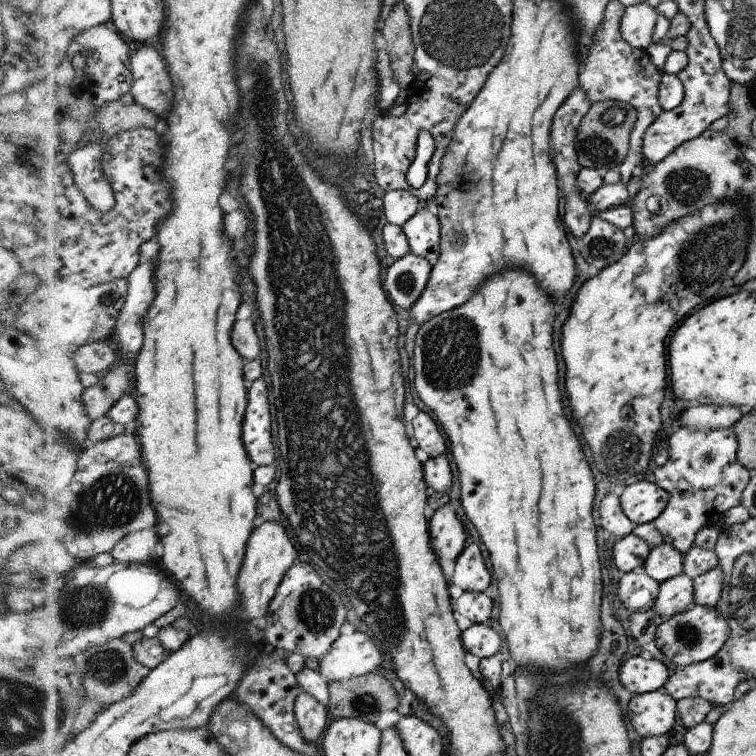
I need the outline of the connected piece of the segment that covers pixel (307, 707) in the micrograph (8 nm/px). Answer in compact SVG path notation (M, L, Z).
M302 690L295 700L295 717L301 735L309 743L316 744L328 722L326 708L321 701Z

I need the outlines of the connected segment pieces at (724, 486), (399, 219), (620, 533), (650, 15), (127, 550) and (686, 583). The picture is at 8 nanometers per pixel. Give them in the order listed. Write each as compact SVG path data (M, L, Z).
M680 426L678 432L668 440L668 461L653 468L654 482L669 492L669 504L656 520L651 523L659 530L664 543L671 544L683 556L694 546L694 536L704 526L709 526L712 514L724 514L728 509L741 504L741 496L752 478L752 472L737 459L737 435L730 429L705 430L687 429Z
M391 190L384 195L384 212L388 223L402 226L417 214L420 202L414 193L405 190Z
M617 495L606 496L598 506L600 526L611 532L613 539L621 539L633 532L635 524L624 514Z
M648 3L626 8L621 20L621 35L628 44L637 49L647 49L653 42L653 32L658 20L657 10Z
M150 528L125 536L112 553L121 563L147 563L156 560L158 544L158 532L156 528Z
M682 572L660 585L653 609L665 619L680 614L694 604L694 592L693 580Z

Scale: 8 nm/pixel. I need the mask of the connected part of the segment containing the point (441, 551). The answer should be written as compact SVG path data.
M448 506L436 510L430 522L430 532L434 532L434 536L431 536L434 540L432 548L438 554L438 558L456 561L466 546L466 532L456 512Z

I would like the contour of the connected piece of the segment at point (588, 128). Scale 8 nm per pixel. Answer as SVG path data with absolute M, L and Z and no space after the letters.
M598 101L592 104L576 131L576 154L581 167L593 168L601 173L617 169L628 152L628 138L639 112L633 105L622 101Z

